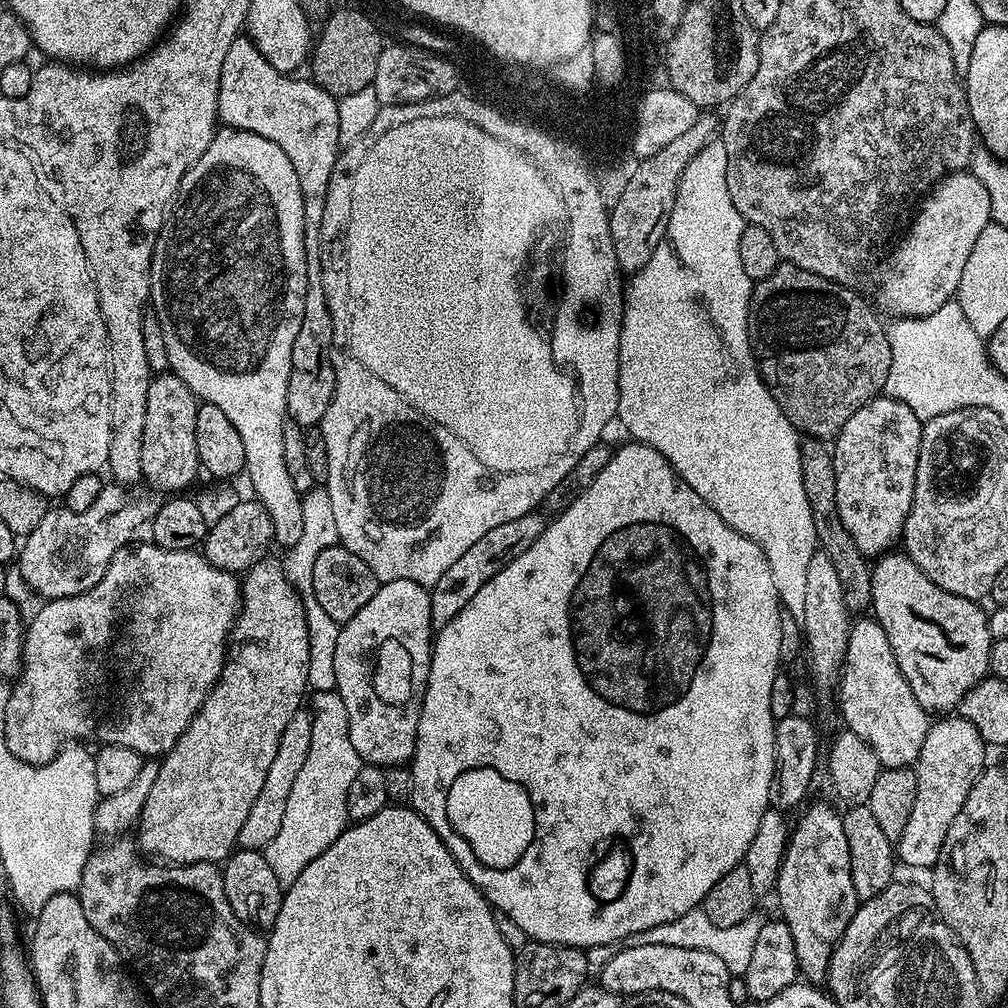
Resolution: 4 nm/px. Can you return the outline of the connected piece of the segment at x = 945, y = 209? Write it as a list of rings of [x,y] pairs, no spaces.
[[[968,170],[949,172],[923,197],[922,203],[924,205],[921,206],[920,213],[912,220],[912,229],[909,230],[908,237],[897,246],[896,253],[888,264],[884,285],[880,288],[881,302],[896,318],[934,314],[938,306],[955,297],[962,282],[962,269],[970,259],[970,250],[974,250],[974,241],[978,239],[978,234],[982,234],[982,230],[986,230],[992,219],[990,194],[986,191],[986,186],[982,186],[982,182],[978,182],[978,178],[974,178]]]

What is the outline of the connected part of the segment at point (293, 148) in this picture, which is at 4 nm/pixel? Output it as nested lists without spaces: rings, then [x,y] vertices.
[[[247,34],[238,35],[234,42],[230,42],[230,50],[226,50],[226,62],[222,62],[216,115],[219,123],[229,129],[253,132],[262,138],[270,138],[274,146],[282,146],[282,154],[290,158],[294,174],[298,174],[298,186],[302,186],[308,289],[306,310],[302,310],[302,327],[298,329],[298,338],[294,338],[290,378],[286,386],[286,410],[291,423],[308,430],[311,424],[312,427],[319,425],[326,410],[330,410],[336,385],[336,365],[332,363],[334,322],[320,273],[320,231],[330,178],[342,145],[338,138],[337,97],[319,88],[311,79],[295,78],[295,75],[279,72],[270,66]]]

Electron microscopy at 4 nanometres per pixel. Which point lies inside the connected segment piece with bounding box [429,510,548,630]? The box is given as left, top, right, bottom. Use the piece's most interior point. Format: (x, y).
(495, 550)

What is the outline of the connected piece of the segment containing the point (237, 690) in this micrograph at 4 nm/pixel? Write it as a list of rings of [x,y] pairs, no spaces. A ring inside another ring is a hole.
[[[265,558],[260,560],[243,573],[242,603],[238,609],[236,623],[232,626],[230,643],[226,648],[226,659],[223,668],[220,669],[220,675],[217,676],[215,684],[212,685],[212,691],[209,692],[207,698],[202,702],[202,706],[196,711],[196,717],[185,727],[176,745],[159,761],[161,770],[158,773],[158,778],[155,779],[154,786],[151,787],[150,794],[146,797],[145,805],[142,806],[138,821],[138,829],[140,828],[138,844],[149,857],[159,858],[161,861],[178,865],[223,862],[232,855],[237,847],[236,839],[242,830],[242,822],[246,822],[246,817],[250,815],[250,806],[254,806],[254,801],[258,799],[258,793],[262,791],[262,782],[266,782],[266,770],[270,770],[270,762],[274,762],[274,754],[278,754],[278,742],[282,742],[282,730],[286,730],[290,718],[294,718],[294,714],[301,711],[303,704],[300,703],[303,700],[305,703],[306,693],[309,691],[309,670],[310,634],[306,626],[306,610],[301,593],[296,591],[292,581],[284,573],[283,563],[279,559]]]

